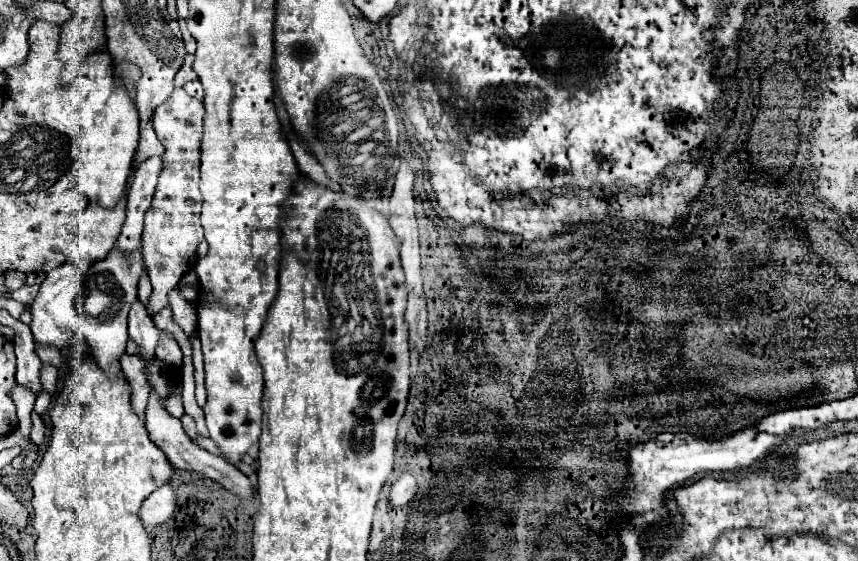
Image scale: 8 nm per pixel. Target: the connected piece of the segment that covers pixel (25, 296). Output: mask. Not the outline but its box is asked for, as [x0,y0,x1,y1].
[9,286,39,304]

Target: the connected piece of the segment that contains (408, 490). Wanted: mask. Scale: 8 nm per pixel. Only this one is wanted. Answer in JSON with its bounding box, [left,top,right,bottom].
[389,472,417,506]

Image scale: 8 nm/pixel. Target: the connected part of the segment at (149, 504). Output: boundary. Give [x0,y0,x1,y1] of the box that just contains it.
[139,484,175,526]

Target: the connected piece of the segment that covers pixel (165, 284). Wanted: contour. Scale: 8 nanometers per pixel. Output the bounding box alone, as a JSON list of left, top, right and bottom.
[143,88,205,312]

